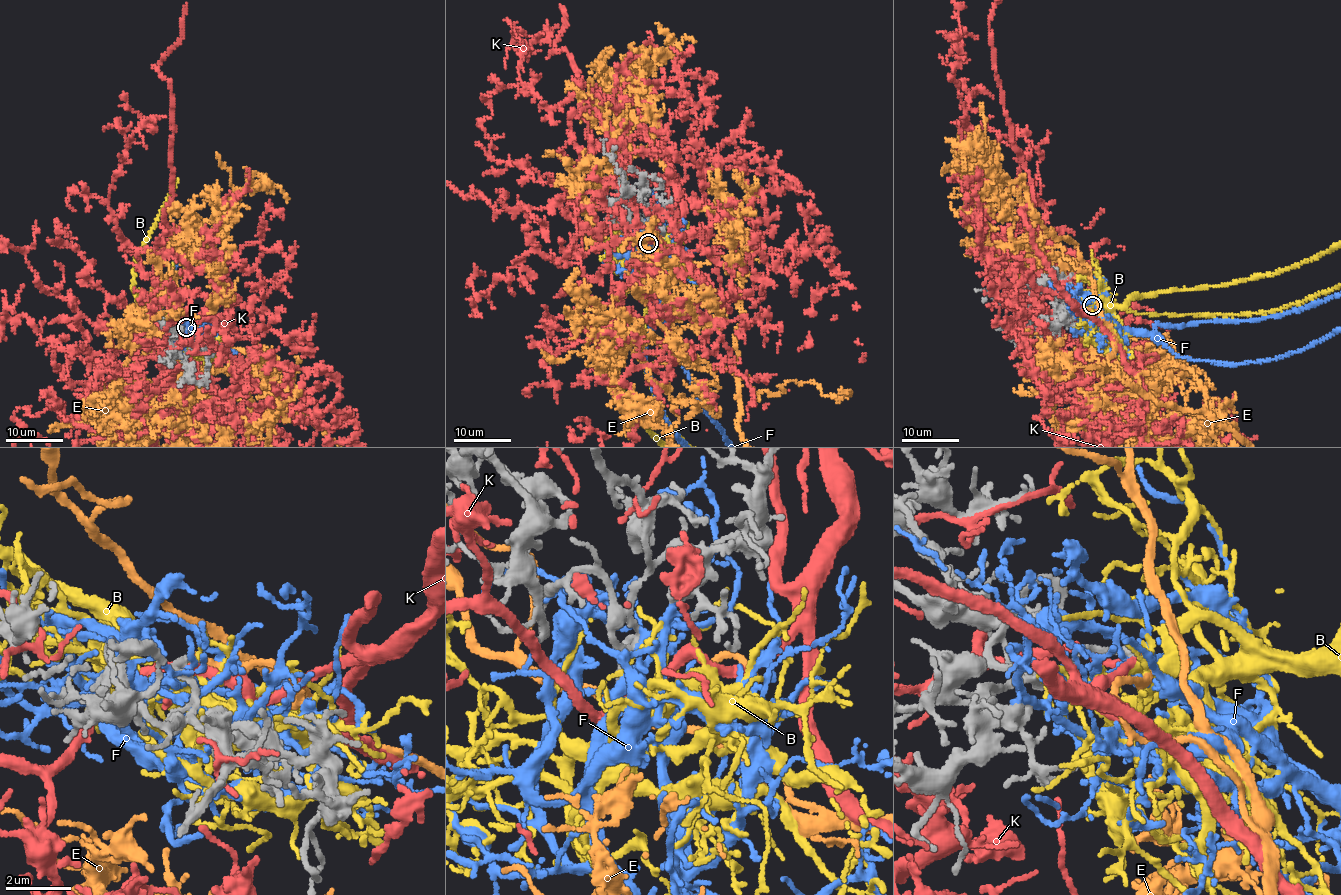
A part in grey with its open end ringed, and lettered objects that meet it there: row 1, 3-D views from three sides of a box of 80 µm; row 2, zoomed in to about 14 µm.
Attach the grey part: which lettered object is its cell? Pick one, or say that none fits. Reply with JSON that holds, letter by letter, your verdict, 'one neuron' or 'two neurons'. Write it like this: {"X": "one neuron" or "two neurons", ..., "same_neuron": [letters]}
{"B": "two neurons", "E": "one neuron", "F": "two neurons", "K": "two neurons", "same_neuron": ["E"]}

